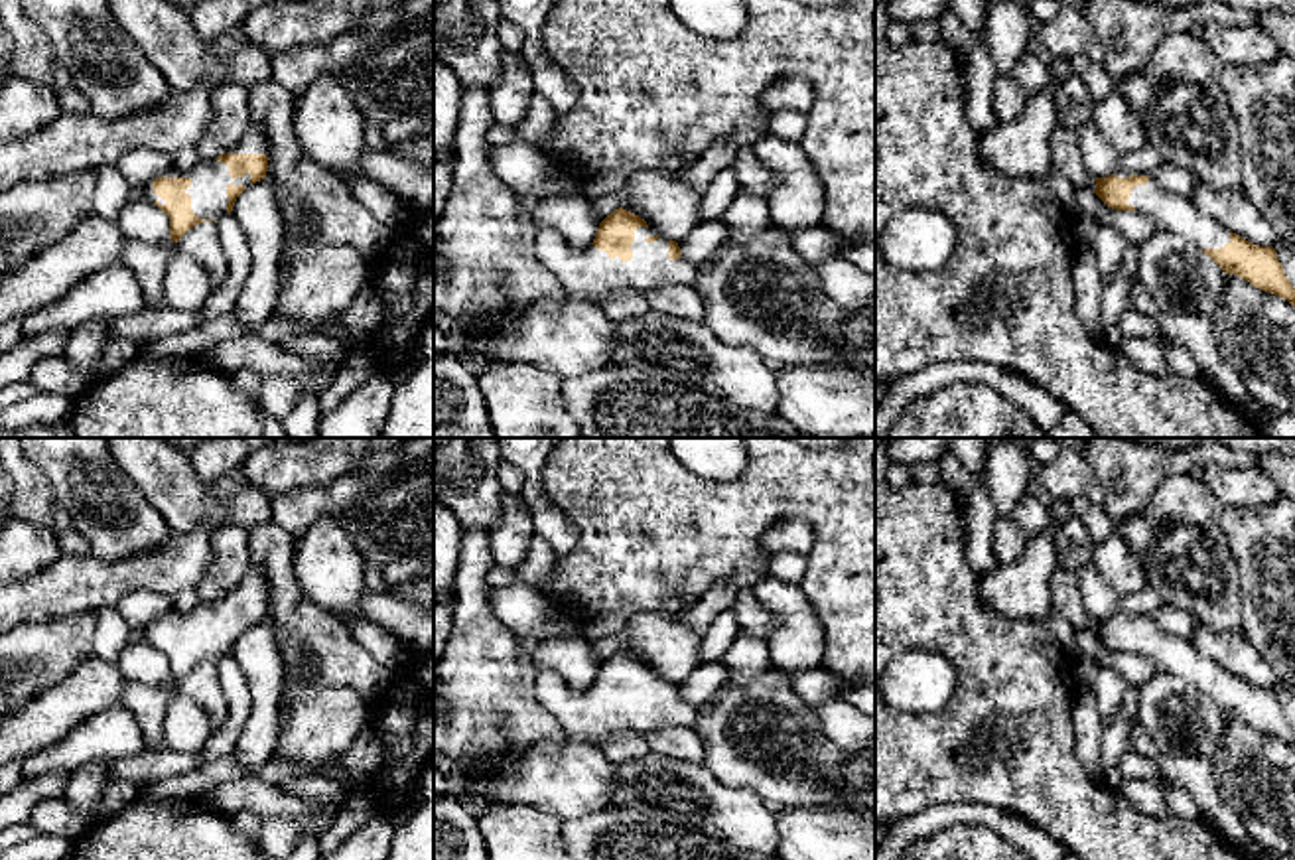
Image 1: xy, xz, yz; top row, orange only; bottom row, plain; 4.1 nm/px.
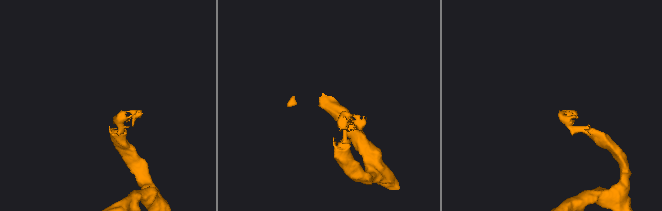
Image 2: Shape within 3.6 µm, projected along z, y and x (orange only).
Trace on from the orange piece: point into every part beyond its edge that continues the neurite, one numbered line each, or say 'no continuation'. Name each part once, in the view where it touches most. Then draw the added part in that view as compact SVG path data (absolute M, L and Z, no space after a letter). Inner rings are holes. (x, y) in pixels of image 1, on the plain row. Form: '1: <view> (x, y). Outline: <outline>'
1: xy (209, 620). Outline: M201 602L187 611L171 608L162 613L162 619L189 619L193 625L185 635L191 637L193 655L201 661L215 663L227 657L227 627L250 627L250 615L233 621L229 608L217 602Z

